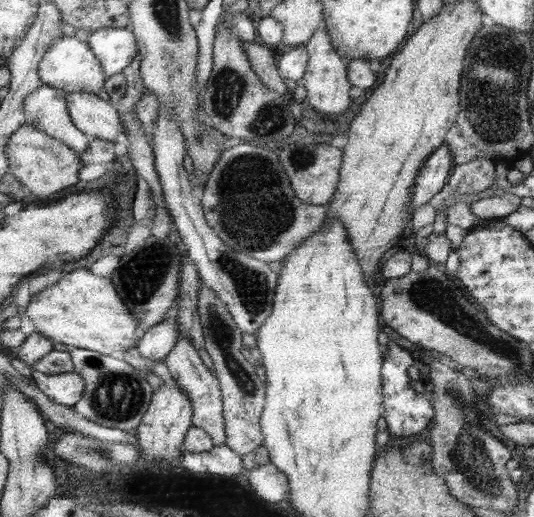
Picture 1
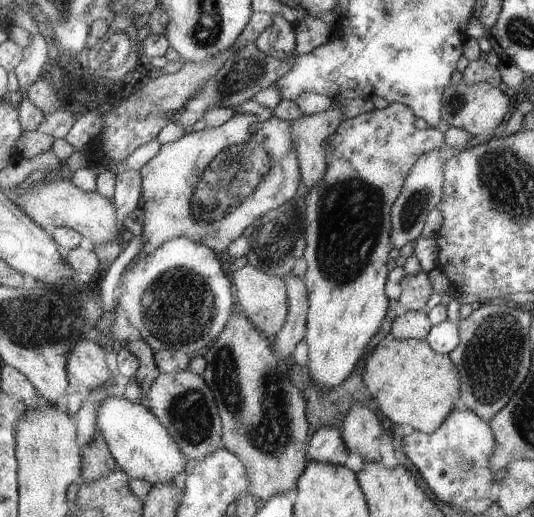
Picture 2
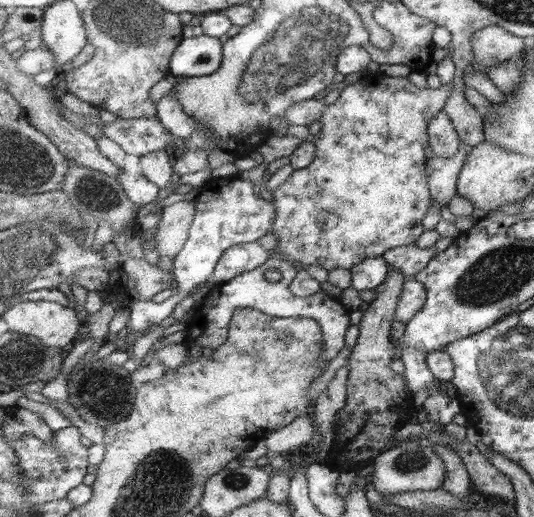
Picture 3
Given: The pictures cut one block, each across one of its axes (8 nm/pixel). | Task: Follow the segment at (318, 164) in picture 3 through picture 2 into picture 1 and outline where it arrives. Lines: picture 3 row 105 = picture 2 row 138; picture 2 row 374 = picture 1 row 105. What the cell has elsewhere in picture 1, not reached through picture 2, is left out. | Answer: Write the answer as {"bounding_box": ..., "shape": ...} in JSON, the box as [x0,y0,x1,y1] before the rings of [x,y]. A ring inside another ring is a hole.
{"bounding_box":[301,29,353,114],"shape":[[[327,29],[318,30],[313,38],[305,44],[310,54],[310,62],[301,79],[303,86],[307,90],[305,101],[309,102],[313,108],[327,114],[343,114],[347,109],[351,108],[351,96],[349,90],[353,88],[348,74],[347,59],[335,50],[331,35]]]}

